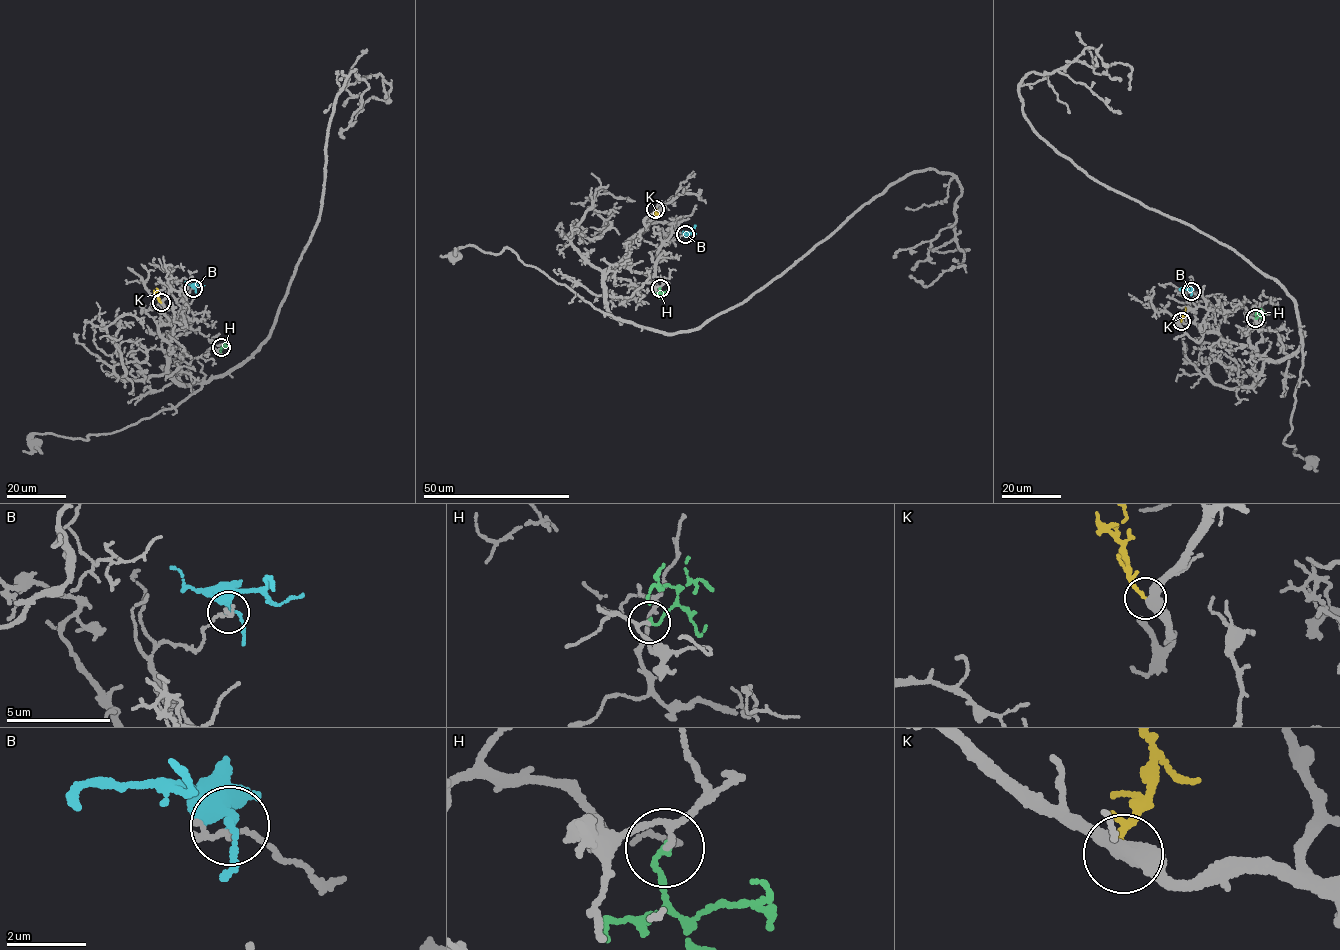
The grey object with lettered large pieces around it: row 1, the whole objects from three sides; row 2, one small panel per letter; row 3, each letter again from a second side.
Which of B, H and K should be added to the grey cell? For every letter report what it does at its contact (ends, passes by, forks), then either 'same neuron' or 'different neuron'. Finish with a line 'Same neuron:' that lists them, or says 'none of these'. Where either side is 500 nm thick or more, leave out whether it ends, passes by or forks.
B: it passes by; different neuron
H: it ends there; different neuron
K: it ends there; same neuron
Same neuron: K

